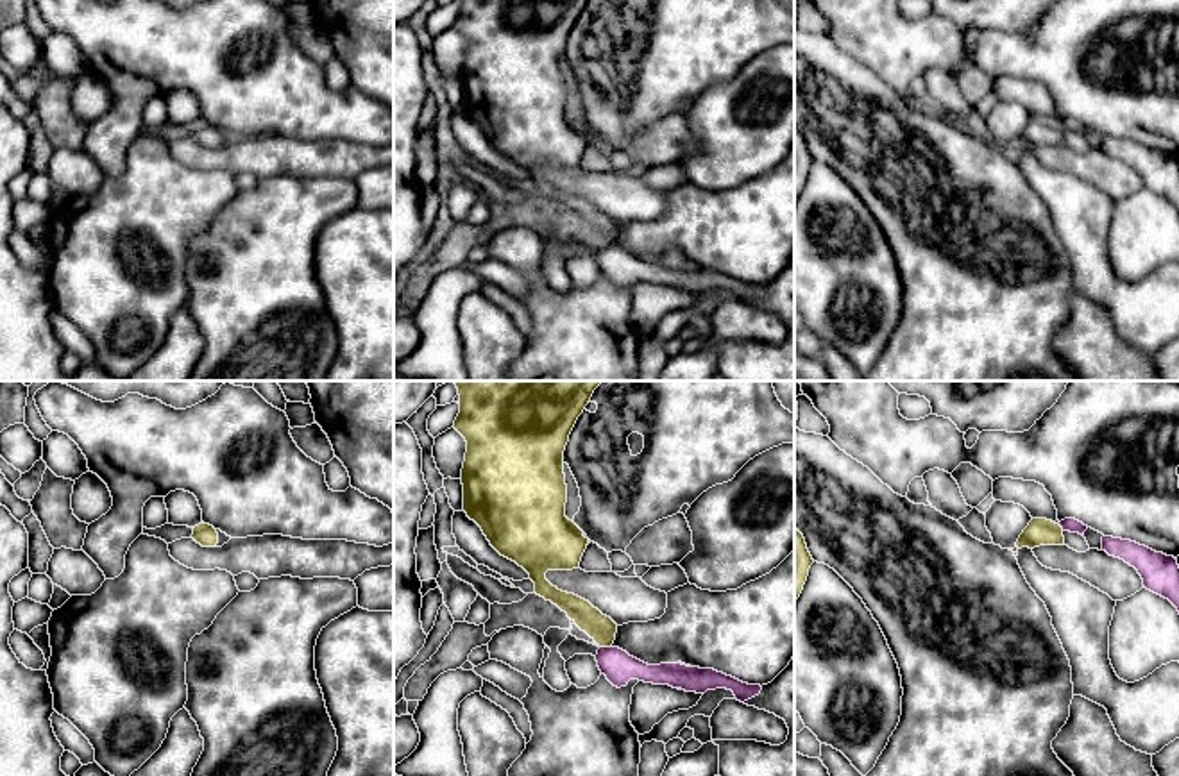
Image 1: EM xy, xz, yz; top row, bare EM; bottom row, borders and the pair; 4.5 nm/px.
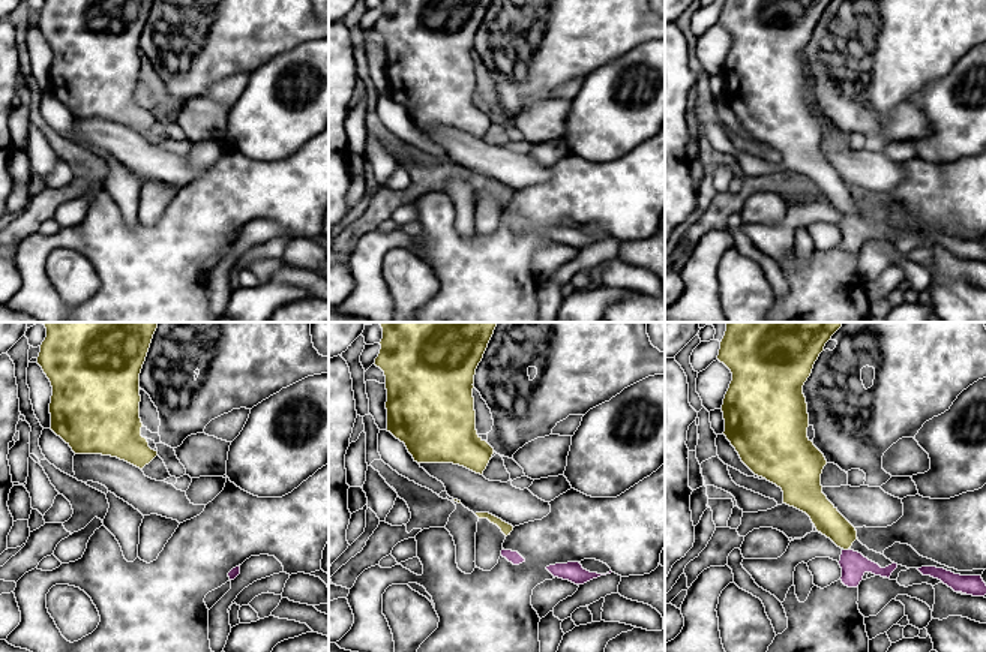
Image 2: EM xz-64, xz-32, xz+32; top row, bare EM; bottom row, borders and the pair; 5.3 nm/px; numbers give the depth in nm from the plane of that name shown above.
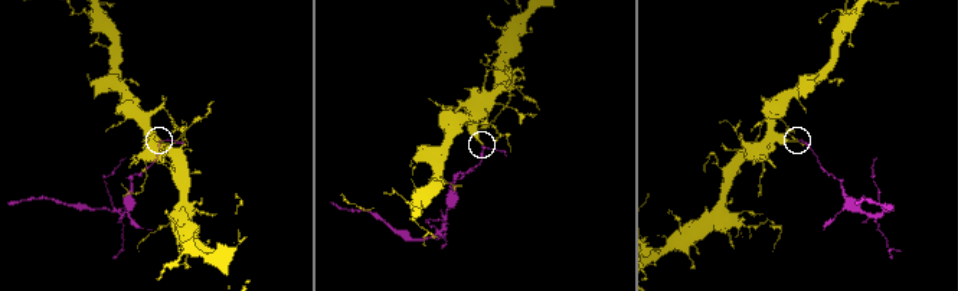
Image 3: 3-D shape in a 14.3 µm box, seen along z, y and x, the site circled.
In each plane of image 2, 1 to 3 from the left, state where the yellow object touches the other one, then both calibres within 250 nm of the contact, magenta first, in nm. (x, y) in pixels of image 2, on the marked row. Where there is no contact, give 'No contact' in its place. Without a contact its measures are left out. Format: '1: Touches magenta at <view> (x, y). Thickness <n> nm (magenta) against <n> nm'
1: No contact
2: No contact
3: Touches magenta at xz+32 (845, 550). Thickness 140 nm (magenta) against 150 nm

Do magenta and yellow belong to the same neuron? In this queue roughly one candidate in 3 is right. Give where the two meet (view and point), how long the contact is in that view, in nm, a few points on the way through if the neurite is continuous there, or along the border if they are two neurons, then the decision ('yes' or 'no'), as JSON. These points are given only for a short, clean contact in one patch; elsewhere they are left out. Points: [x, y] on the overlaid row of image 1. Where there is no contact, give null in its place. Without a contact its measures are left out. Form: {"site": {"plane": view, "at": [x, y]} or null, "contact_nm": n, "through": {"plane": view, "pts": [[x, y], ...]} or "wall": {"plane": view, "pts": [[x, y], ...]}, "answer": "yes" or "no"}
{"site": {"plane": "xz", "at": [605, 648]}, "contact_nm": 60, "wall": {"plane": "xz", "pts": [[600, 646], [610, 648]]}, "answer": "no"}

